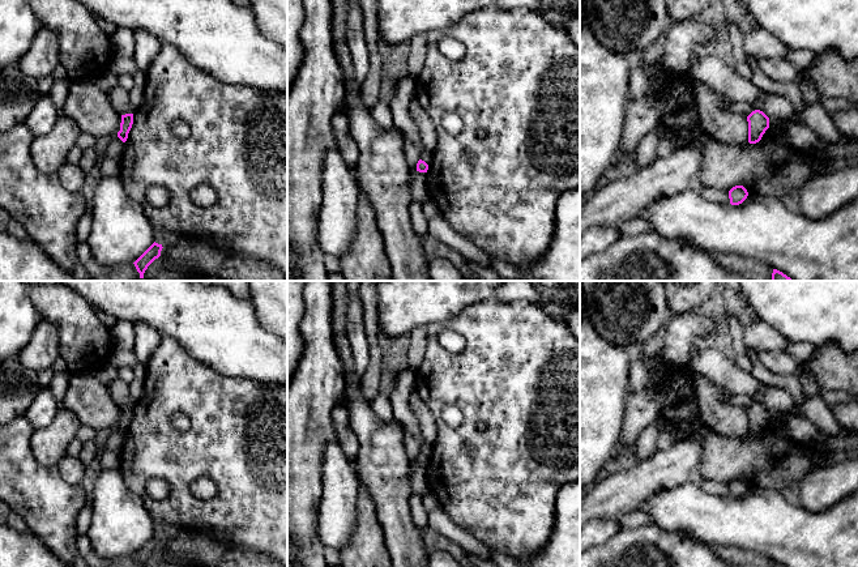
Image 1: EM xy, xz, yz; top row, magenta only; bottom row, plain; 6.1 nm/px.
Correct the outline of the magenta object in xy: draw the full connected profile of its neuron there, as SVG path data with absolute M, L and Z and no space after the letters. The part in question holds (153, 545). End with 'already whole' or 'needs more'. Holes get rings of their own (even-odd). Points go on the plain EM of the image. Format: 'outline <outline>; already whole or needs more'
outline M153 536L133 557L140 567L144 567L148 559L161 549L162 537Z; already whole

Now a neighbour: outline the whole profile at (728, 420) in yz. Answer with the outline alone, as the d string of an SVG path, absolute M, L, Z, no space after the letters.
M705 378L696 379L695 392L701 417L718 434L735 438L748 434L747 408L729 404L726 398L733 395Z

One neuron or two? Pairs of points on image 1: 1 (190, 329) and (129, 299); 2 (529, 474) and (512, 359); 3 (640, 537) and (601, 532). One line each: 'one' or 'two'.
1: one
2: one
3: two

